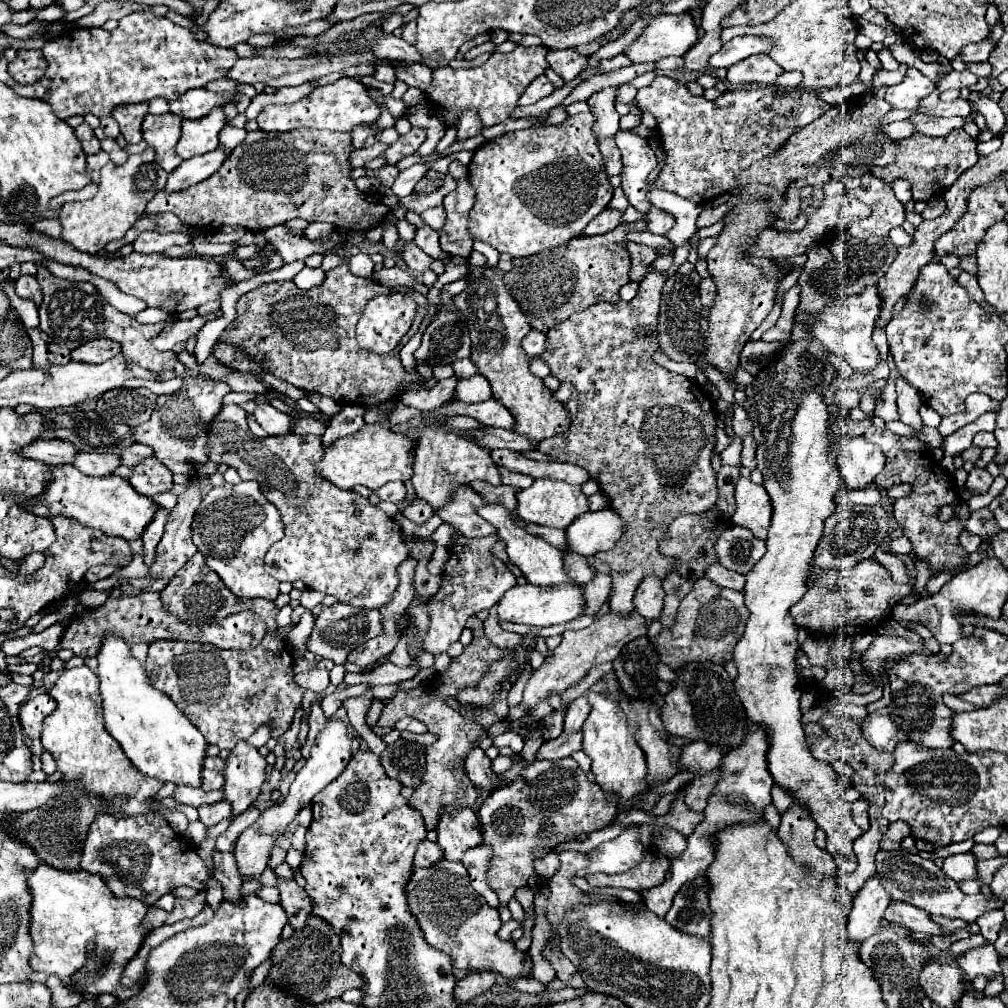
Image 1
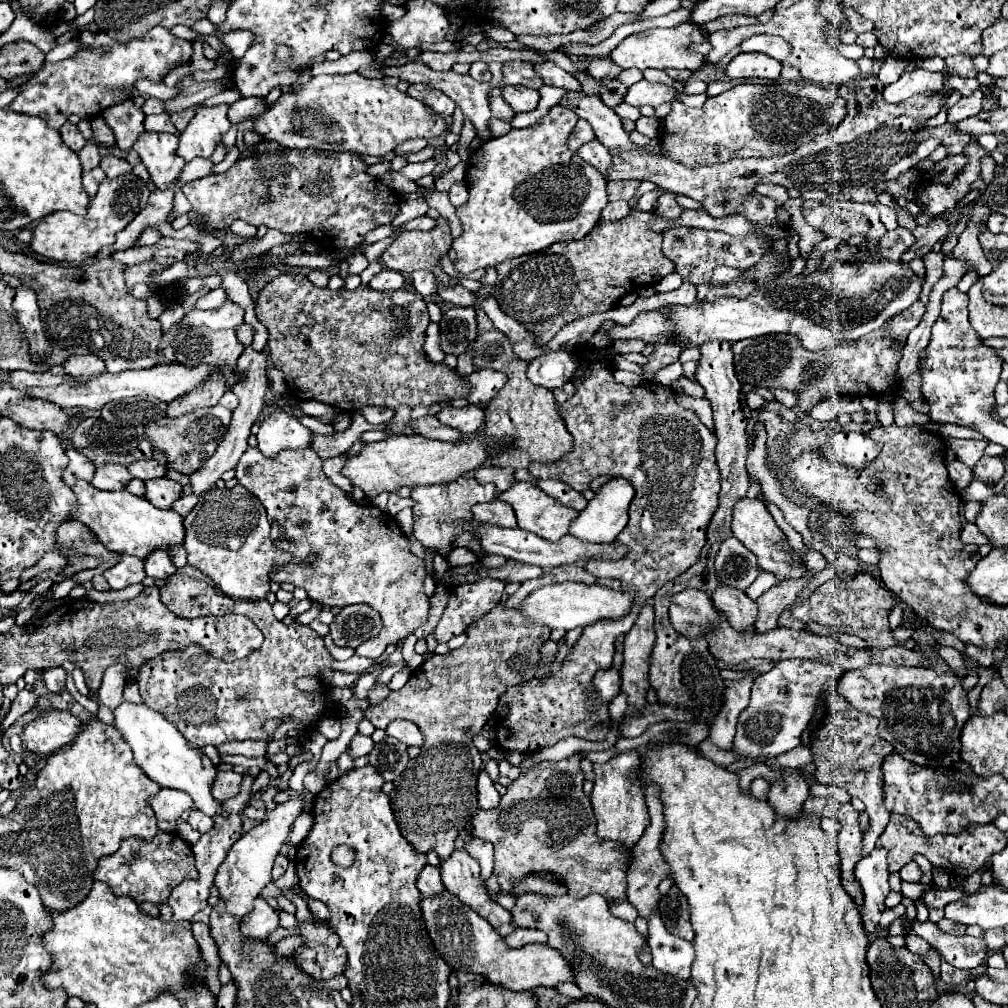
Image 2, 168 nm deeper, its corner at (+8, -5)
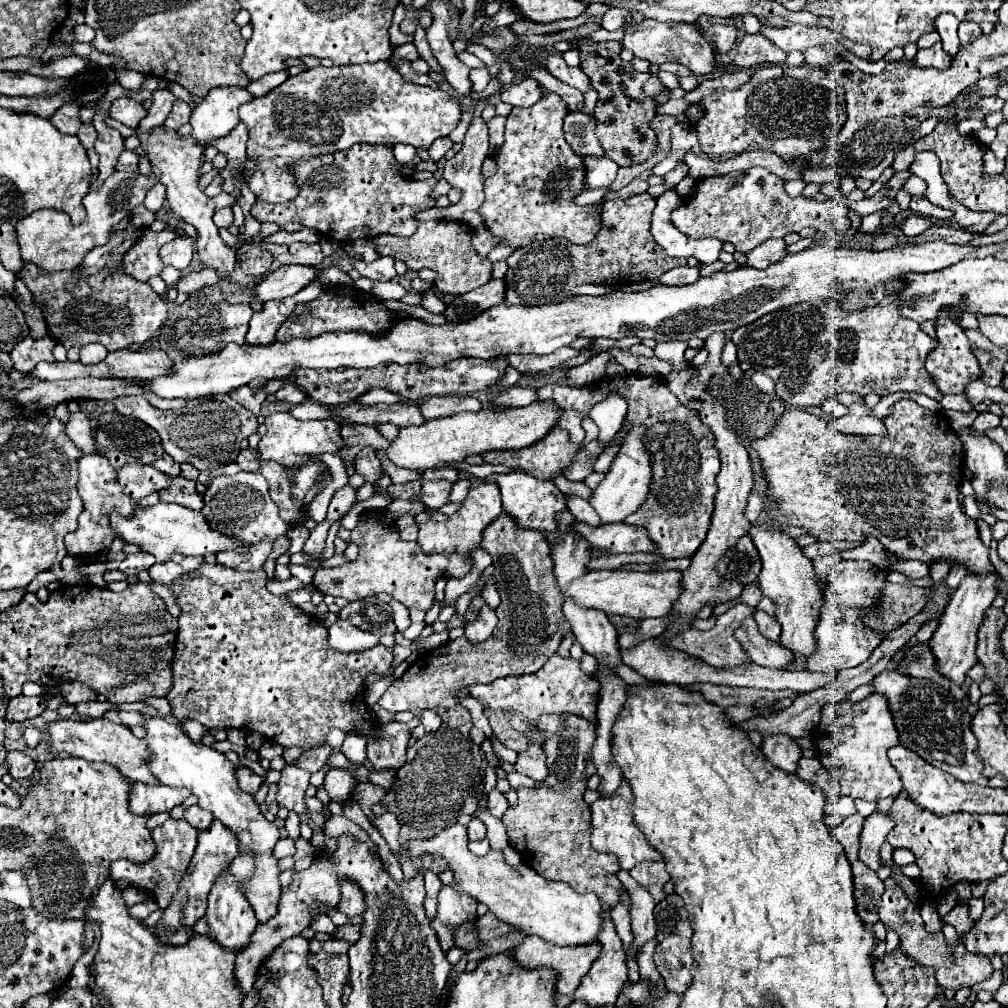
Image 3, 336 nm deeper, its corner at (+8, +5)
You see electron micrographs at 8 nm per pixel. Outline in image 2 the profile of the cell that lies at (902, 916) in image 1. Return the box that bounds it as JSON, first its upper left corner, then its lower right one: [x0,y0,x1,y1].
[903,918,987,970]

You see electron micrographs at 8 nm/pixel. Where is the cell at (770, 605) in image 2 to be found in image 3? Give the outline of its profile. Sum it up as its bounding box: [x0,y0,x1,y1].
[753,610,781,642]

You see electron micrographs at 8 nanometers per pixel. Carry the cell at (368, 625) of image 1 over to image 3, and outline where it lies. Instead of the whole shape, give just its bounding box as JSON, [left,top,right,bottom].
[339,596,397,636]

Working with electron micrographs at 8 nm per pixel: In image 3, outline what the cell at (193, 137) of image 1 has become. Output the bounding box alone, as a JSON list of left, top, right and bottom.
[191,86,253,146]

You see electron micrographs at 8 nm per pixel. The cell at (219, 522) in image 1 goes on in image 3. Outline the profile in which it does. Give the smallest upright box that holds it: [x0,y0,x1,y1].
[201,472,289,570]

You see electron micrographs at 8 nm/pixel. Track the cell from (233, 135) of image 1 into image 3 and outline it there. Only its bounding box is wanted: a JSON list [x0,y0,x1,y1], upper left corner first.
[123,227,176,282]

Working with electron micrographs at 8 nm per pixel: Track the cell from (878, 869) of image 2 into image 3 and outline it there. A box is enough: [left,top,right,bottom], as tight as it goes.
[859,810,895,870]

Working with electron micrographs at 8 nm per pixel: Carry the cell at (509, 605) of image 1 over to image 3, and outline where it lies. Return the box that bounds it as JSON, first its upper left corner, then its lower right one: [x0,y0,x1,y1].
[567,570,683,620]

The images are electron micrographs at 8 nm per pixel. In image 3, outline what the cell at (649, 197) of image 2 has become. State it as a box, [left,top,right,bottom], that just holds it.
[665,162,689,188]

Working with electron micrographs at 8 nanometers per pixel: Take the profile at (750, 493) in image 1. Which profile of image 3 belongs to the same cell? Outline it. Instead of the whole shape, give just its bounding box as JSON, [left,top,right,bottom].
[749,526,823,656]

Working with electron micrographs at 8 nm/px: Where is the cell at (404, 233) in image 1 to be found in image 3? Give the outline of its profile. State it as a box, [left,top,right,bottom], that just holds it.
[371,220,493,294]

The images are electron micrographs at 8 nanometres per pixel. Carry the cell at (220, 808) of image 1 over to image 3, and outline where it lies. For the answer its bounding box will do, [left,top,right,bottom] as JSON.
[185,806,213,832]

